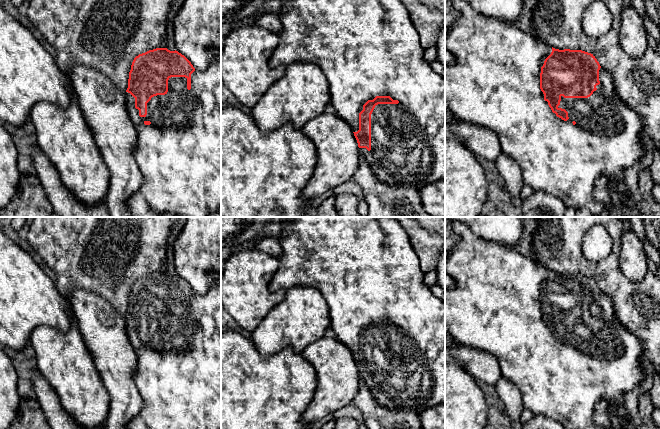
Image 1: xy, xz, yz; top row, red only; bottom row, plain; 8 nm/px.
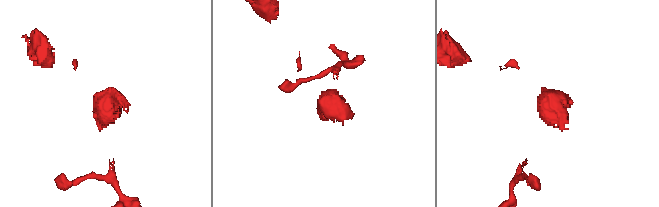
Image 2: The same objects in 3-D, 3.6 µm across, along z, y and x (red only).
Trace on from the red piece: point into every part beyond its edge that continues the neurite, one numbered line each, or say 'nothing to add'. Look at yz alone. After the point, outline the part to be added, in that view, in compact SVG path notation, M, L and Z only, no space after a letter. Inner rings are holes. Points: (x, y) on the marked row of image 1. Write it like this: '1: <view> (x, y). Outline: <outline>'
1: yz (494, 82). Outline: M452 0L452 5L458 13L458 18L448 28L448 34L445 37L445 48L455 56L455 62L453 65L445 64L445 109L463 121L493 130L500 140L502 152L509 155L519 165L522 172L523 184L531 187L533 191L546 192L548 195L558 198L564 203L566 208L573 208L575 210L575 217L595 217L605 208L601 202L596 201L593 197L595 181L602 175L605 175L607 178L609 193L611 191L619 193L622 197L623 204L627 205L630 209L634 208L635 204L630 197L629 189L625 185L624 181L617 181L615 179L615 175L617 172L622 172L631 168L645 156L645 151L640 138L640 132L642 129L641 116L619 98L610 73L605 71L603 68L600 68L600 84L596 86L597 90L588 98L564 98L561 96L558 108L565 109L568 112L569 117L567 121L564 121L552 112L548 102L544 100L544 94L540 89L541 67L543 66L545 59L551 54L552 47L538 40L533 34L520 30L515 26L515 24L476 12L467 0Z

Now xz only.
1: xz (366, 48). Outline: M280 0L279 9L282 28L277 32L279 44L270 56L268 62L271 67L288 66L294 62L317 64L325 74L330 86L330 107L339 118L351 126L353 132L359 130L359 113L368 100L376 96L390 96L398 100L398 104L378 104L371 114L371 150L359 148L359 154L368 163L375 177L392 186L403 186L420 190L422 187L445 180L445 78L437 74L424 58L424 49L420 45L419 34L409 18L406 7L400 0Z

